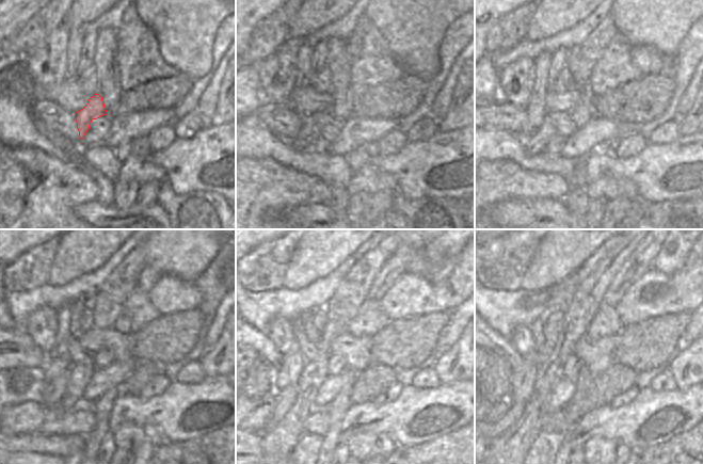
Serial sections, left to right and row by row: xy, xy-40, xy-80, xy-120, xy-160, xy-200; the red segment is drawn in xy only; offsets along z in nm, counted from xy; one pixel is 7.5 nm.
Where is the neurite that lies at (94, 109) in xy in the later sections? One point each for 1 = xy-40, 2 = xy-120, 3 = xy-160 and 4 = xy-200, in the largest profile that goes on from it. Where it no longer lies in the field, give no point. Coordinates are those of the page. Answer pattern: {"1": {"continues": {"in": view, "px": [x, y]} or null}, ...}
{"1": {"continues": {"in": "xy-40", "px": [309, 133]}}, "2": {"continues": {"in": "xy-120", "px": [53, 390]}}, "3": {"continues": {"in": "xy-160", "px": [284, 399]}}, "4": {"continues": {"in": "xy-200", "px": [497, 428]}}}

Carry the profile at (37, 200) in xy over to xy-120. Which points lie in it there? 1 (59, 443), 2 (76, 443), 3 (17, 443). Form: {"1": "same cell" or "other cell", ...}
{"1": "other cell", "2": "other cell", "3": "other cell"}

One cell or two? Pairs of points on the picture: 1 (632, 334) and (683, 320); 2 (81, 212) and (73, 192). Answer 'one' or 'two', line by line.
1: one
2: two

